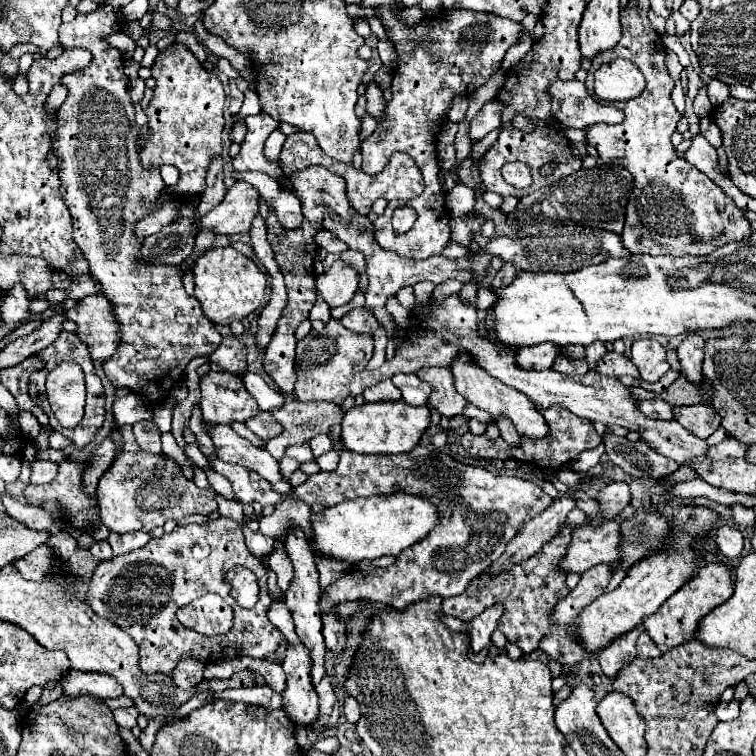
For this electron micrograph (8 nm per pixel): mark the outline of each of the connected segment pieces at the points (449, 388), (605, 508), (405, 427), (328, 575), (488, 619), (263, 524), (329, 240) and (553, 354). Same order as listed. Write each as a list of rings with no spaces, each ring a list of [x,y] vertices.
[[[423,368],[417,372],[417,376],[433,386],[433,392],[429,396],[431,408],[435,408],[445,418],[463,414],[467,400],[455,390],[455,378],[451,378],[451,368]]]
[[[609,482],[597,492],[597,500],[601,504],[601,520],[615,518],[631,500],[627,482]]]
[[[375,402],[375,404],[363,404],[353,406],[349,412],[345,412],[343,418],[343,432],[341,440],[349,450],[355,450],[359,454],[399,454],[413,450],[425,430],[429,428],[431,412],[427,406],[407,406],[407,402]]]
[[[317,558],[317,570],[321,576],[321,590],[327,590],[333,582],[343,578],[347,574],[347,564],[337,562],[337,560],[327,560],[327,558]]]
[[[489,606],[487,610],[483,610],[483,614],[475,616],[469,622],[473,652],[481,652],[491,642],[491,634],[497,628],[497,620],[501,618],[501,614],[503,614],[503,606]]]
[[[283,500],[275,506],[275,512],[263,520],[259,520],[259,532],[265,536],[283,536],[285,530],[299,526],[311,536],[311,524],[309,524],[311,508],[303,502],[293,502],[293,500]]]
[[[317,230],[313,242],[315,242],[319,248],[323,248],[323,250],[327,250],[327,252],[333,252],[333,254],[341,254],[343,250],[347,250],[347,244],[343,246],[343,242],[339,242],[339,238],[335,238],[335,236],[333,236],[331,232],[327,232],[327,230]]]
[[[543,342],[539,346],[517,350],[517,362],[525,370],[545,370],[553,366],[559,354],[561,354],[561,346],[555,346],[553,342]]]

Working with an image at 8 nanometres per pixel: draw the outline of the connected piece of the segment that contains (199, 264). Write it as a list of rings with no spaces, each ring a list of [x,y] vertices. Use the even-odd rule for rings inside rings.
[[[231,246],[207,250],[203,256],[197,258],[193,274],[195,298],[201,302],[203,314],[213,324],[231,324],[235,320],[243,320],[265,302],[267,274],[251,258],[247,258]]]

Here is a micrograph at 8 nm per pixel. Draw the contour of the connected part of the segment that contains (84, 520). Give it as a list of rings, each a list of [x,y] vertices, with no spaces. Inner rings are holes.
[[[65,458],[65,460],[57,462],[57,466],[59,466],[57,478],[53,482],[49,482],[49,484],[43,484],[43,486],[29,484],[25,488],[25,498],[33,506],[41,506],[45,502],[57,502],[61,506],[61,510],[63,510],[63,518],[69,524],[73,524],[79,530],[89,530],[91,526],[95,526],[99,522],[99,508],[97,508],[97,500],[87,496],[85,490],[83,490],[83,470],[87,470],[87,462]]]

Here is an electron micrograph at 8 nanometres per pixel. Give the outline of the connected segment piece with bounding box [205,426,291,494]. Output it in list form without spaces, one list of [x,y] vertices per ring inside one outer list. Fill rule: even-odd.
[[[209,426],[207,436],[215,444],[215,452],[223,462],[241,464],[247,470],[255,470],[261,478],[273,484],[273,490],[287,494],[291,490],[289,480],[281,478],[277,460],[263,448],[253,446],[249,440],[239,436],[231,426]]]

